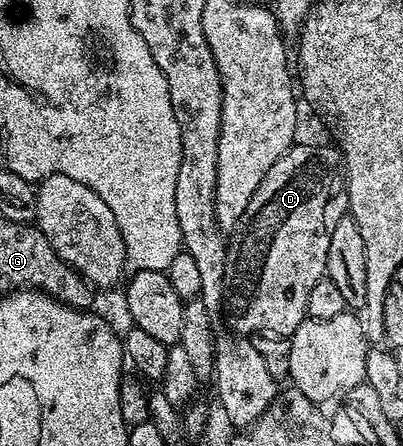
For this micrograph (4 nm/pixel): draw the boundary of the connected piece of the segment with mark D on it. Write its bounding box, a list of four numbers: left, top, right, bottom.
[223,146,348,338]

